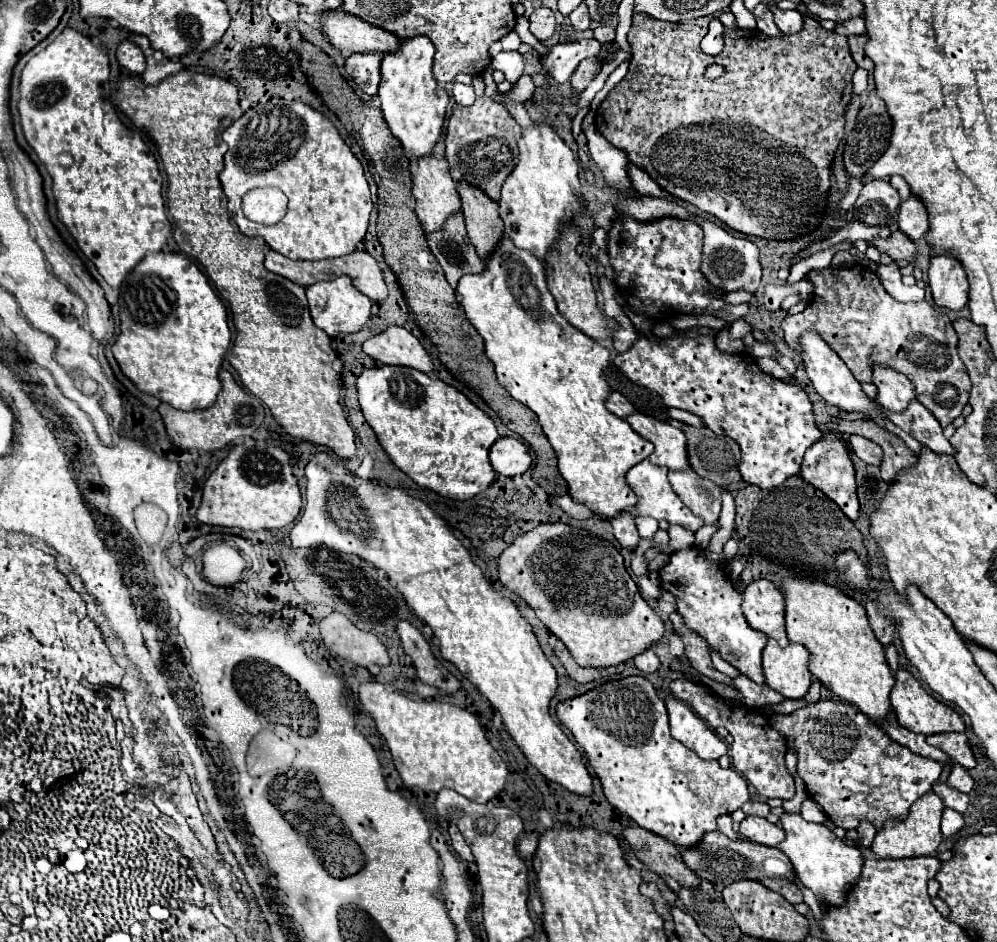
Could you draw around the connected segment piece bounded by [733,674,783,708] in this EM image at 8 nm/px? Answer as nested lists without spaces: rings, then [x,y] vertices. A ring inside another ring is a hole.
[[[743,674],[733,678],[733,686],[739,690],[743,702],[753,708],[763,706],[763,704],[779,704],[783,700],[783,696],[777,690],[769,688],[767,684],[763,684],[763,686],[755,684],[751,678],[747,678]]]

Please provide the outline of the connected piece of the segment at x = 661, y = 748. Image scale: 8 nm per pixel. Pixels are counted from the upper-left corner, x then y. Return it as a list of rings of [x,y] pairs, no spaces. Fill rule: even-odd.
[[[627,676],[627,678],[619,678],[619,680],[609,680],[609,682],[599,684],[597,688],[593,688],[593,690],[581,694],[581,696],[573,696],[573,698],[569,698],[569,700],[563,700],[563,702],[559,702],[559,706],[557,706],[557,718],[559,718],[559,722],[561,722],[565,728],[571,730],[575,742],[583,748],[583,752],[585,752],[585,756],[587,756],[591,768],[595,770],[597,778],[601,780],[605,798],[607,798],[617,810],[621,810],[623,814],[627,814],[629,818],[633,818],[635,824],[639,824],[639,826],[643,826],[643,828],[647,828],[647,830],[651,830],[651,832],[655,832],[655,834],[659,834],[659,836],[671,840],[671,842],[677,844],[677,846],[695,846],[695,842],[699,842],[701,836],[703,836],[705,832],[717,830],[717,824],[715,824],[715,818],[717,818],[717,816],[721,816],[721,814],[731,814],[731,812],[735,812],[737,808],[741,808],[741,804],[745,804],[745,802],[749,800],[747,780],[745,780],[737,770],[733,770],[733,768],[721,768],[717,760],[703,760],[703,758],[699,758],[693,750],[689,750],[687,746],[683,746],[679,740],[675,740],[675,738],[671,736],[671,732],[669,732],[669,716],[667,716],[665,702],[659,700],[659,696],[657,696],[653,684],[651,684],[647,678],[643,678],[643,676]]]

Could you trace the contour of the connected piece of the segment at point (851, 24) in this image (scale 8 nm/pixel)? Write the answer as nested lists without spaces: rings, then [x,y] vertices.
[[[859,16],[859,18],[851,18],[851,20],[845,20],[845,22],[839,22],[835,32],[843,34],[843,36],[853,36],[853,34],[865,34],[867,28],[865,28],[865,18]]]

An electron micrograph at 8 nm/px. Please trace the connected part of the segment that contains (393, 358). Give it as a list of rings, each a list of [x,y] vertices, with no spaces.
[[[389,326],[363,342],[363,352],[373,360],[395,366],[409,366],[431,374],[433,364],[421,342],[401,326]]]

